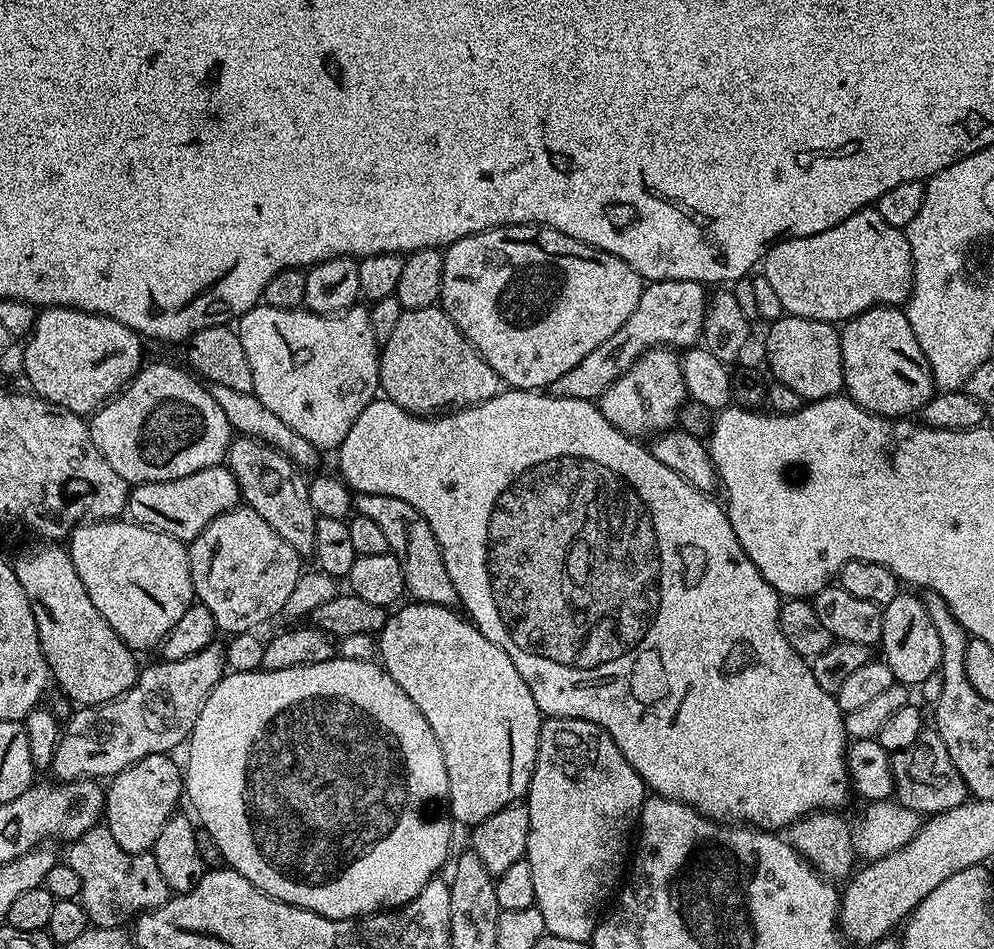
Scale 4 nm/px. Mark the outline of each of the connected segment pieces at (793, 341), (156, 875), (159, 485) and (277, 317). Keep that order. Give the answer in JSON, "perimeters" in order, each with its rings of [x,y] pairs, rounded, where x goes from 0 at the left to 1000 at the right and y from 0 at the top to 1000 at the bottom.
{"perimeters":[[[[790,331],[776,338],[772,346],[773,355],[769,358],[769,367],[773,370],[773,388],[784,404],[807,415],[811,424],[846,416],[849,409],[849,383],[842,342]]],[[[108,870],[87,875],[67,890],[66,909],[82,925],[82,938],[78,945],[85,954],[90,970],[99,978],[119,978],[136,970],[142,961],[154,961],[171,947],[167,925],[159,917],[152,897],[128,898],[115,887]]],[[[218,491],[199,495],[199,499],[187,499],[187,504],[136,511],[129,521],[127,540],[144,556],[154,556],[163,563],[171,563],[177,569],[191,571],[199,567],[215,546],[238,534],[242,527],[241,513],[233,496],[228,491]]],[[[263,319],[246,329],[239,337],[239,349],[243,369],[247,369],[247,378],[256,394],[254,413],[272,432],[280,436],[292,453],[304,457],[323,474],[341,473],[342,467],[352,457],[352,449],[360,445],[360,436],[368,432],[373,421],[379,420],[382,413],[382,369],[383,359],[378,358],[378,346],[363,322],[349,325],[347,329],[332,333],[322,333],[306,325],[280,327],[271,320]]]]}

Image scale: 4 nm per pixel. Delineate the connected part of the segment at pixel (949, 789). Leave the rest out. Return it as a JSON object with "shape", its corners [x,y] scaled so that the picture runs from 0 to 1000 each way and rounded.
{"shape":[[[931,769],[920,782],[920,786],[911,786],[911,790],[896,793],[897,828],[904,850],[914,851],[927,858],[951,856],[960,849],[969,847],[976,836],[968,816],[964,816],[964,807],[952,795],[952,782],[940,769]]]}

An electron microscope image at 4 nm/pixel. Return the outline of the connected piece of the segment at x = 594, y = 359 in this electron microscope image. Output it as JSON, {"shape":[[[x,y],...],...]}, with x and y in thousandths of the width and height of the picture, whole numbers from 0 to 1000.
{"shape":[[[658,295],[649,298],[644,305],[638,331],[634,331],[634,335],[630,335],[630,339],[626,339],[626,344],[622,344],[622,348],[614,352],[610,360],[606,360],[606,365],[594,369],[594,373],[590,373],[590,377],[586,377],[577,390],[569,390],[569,394],[555,405],[554,416],[603,423],[604,416],[655,367],[675,365],[680,369],[691,369],[703,364],[713,323],[713,305],[701,295]]]}

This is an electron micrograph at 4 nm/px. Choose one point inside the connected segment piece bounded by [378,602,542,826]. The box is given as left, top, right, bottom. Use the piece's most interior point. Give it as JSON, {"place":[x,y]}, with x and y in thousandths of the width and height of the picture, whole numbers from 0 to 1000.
{"place":[488,758]}

